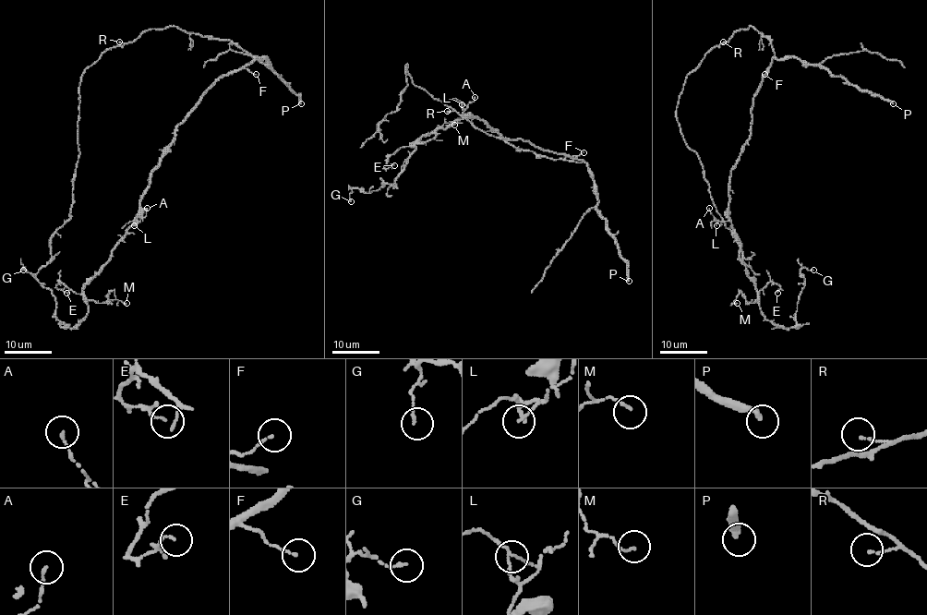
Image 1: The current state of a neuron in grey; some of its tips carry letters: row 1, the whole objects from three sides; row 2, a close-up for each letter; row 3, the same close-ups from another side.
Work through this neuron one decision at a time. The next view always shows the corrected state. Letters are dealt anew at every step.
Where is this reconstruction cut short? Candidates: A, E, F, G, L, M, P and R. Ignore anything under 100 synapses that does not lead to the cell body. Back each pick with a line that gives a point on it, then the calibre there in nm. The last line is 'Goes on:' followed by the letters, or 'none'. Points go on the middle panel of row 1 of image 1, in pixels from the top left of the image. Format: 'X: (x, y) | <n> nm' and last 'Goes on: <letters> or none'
P: (629, 281) | 280 nm
Goes on: P

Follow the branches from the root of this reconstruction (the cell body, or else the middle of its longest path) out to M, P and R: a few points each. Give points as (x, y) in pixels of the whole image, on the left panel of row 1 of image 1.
M: (251, 60), (223, 74), (177, 126), (151, 173), (140, 215), (83, 290), (99, 303), (114, 290), (126, 303)
P: (251, 60), (266, 56), (269, 66), (298, 95), (301, 103)
R: (251, 60), (254, 58), (251, 55), (229, 41), (201, 37), (175, 26), (149, 29), (132, 42), (119, 42)

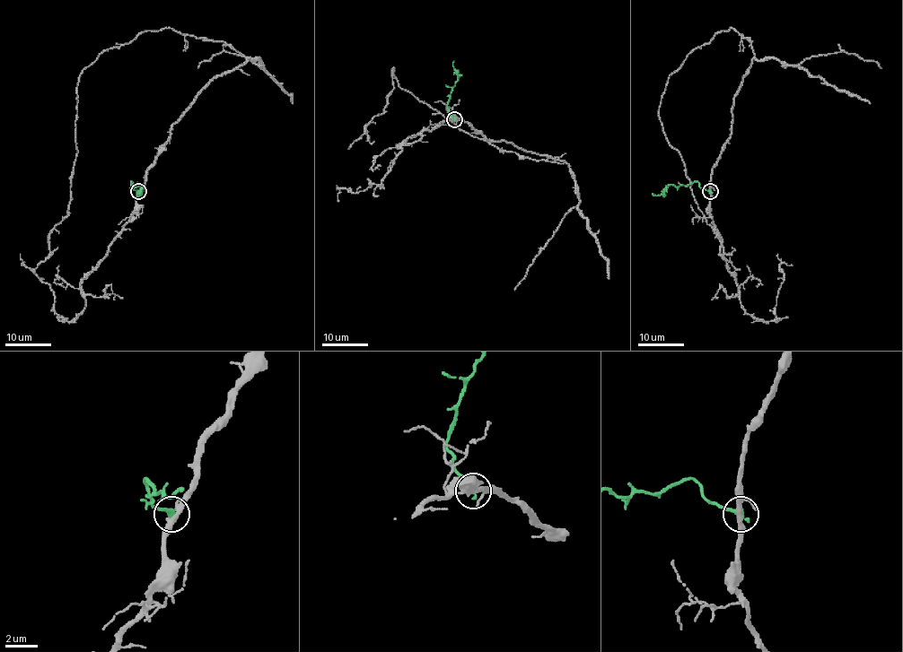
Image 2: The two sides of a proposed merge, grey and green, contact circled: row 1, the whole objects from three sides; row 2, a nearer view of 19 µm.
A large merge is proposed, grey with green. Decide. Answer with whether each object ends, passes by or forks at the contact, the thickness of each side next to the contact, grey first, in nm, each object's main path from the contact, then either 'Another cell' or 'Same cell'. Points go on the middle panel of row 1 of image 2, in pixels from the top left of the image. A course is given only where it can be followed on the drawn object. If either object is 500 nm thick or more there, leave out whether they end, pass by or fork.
At the ring grey forks. At the ring green ends. Thickness 260 nm (grey) against 400 nm. Course of grey: (455, 119), (486, 139), (564, 162), (520, 158), (460, 130), (402, 90), (393, 67), (384, 112), (347, 149). Course of green: (455, 119), (447, 107), (457, 78), (454, 61). Another cell

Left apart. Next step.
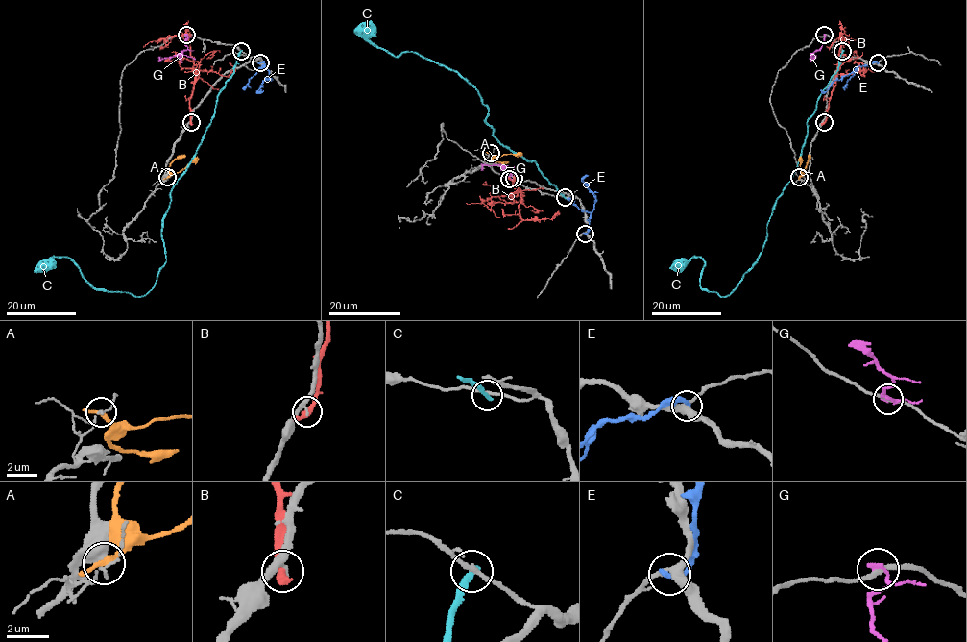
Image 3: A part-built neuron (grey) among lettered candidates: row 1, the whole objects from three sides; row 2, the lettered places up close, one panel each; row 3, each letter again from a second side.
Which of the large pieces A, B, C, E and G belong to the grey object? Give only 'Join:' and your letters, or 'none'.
Join: none

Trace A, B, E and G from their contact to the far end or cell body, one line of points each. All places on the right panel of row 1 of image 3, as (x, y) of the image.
A: (799, 177), (803, 173), (801, 158)
B: (824, 122), (841, 36), (848, 40), (848, 47)
E: (878, 62), (858, 66), (835, 79), (825, 92), (821, 90)
G: (825, 35), (823, 44), (810, 58), (815, 57)

